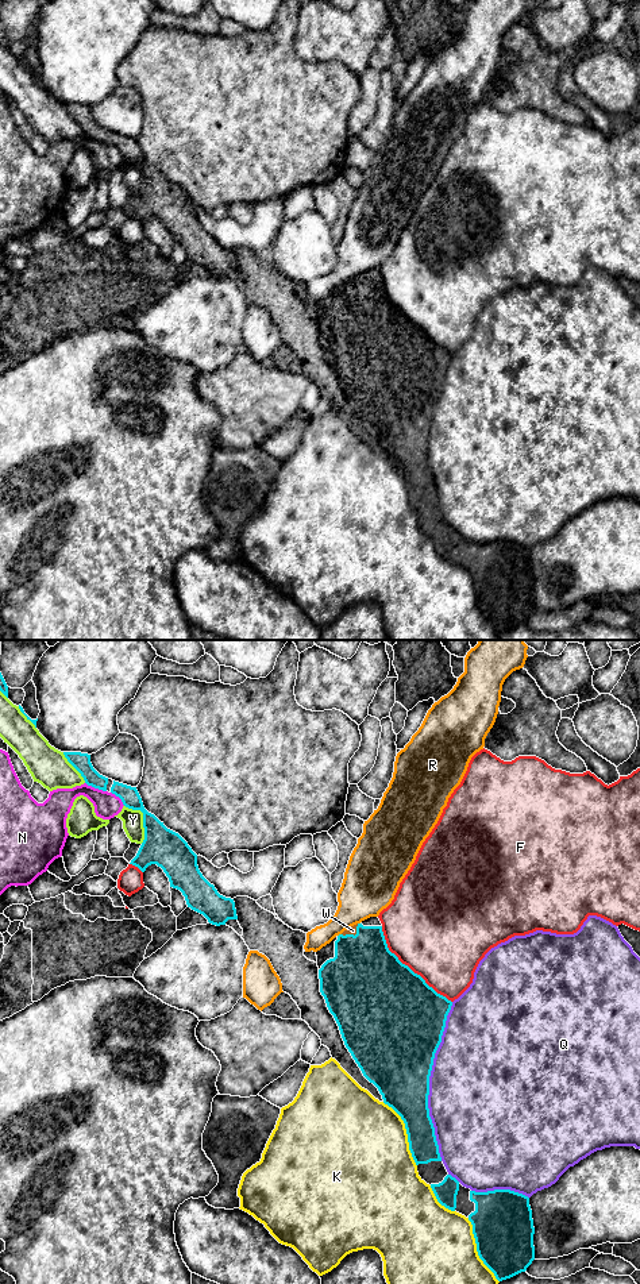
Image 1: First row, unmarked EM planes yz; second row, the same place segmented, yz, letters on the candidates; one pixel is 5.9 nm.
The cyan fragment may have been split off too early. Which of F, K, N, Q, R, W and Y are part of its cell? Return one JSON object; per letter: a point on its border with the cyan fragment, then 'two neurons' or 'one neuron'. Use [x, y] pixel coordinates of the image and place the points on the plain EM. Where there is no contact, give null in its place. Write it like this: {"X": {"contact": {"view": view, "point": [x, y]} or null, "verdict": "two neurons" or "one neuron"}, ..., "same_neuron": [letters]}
{"F": {"contact": {"view": "yz", "point": [408, 319]}, "verdict": "two neurons"}, "K": {"contact": {"view": "yz", "point": [407, 485]}, "verdict": "two neurons"}, "N": {"contact": {"view": "yz", "point": [96, 139]}, "verdict": "two neurons"}, "Q": {"contact": {"view": "yz", "point": [428, 434]}, "verdict": "two neurons"}, "R": {"contact": {"view": "yz", "point": [339, 286]}, "verdict": "two neurons"}, "W": {"contact": {"view": "yz", "point": [353, 286]}, "verdict": "one neuron"}, "Y": {"contact": {"view": "yz", "point": [143, 172]}, "verdict": "two neurons"}, "same_neuron": ["W"]}

